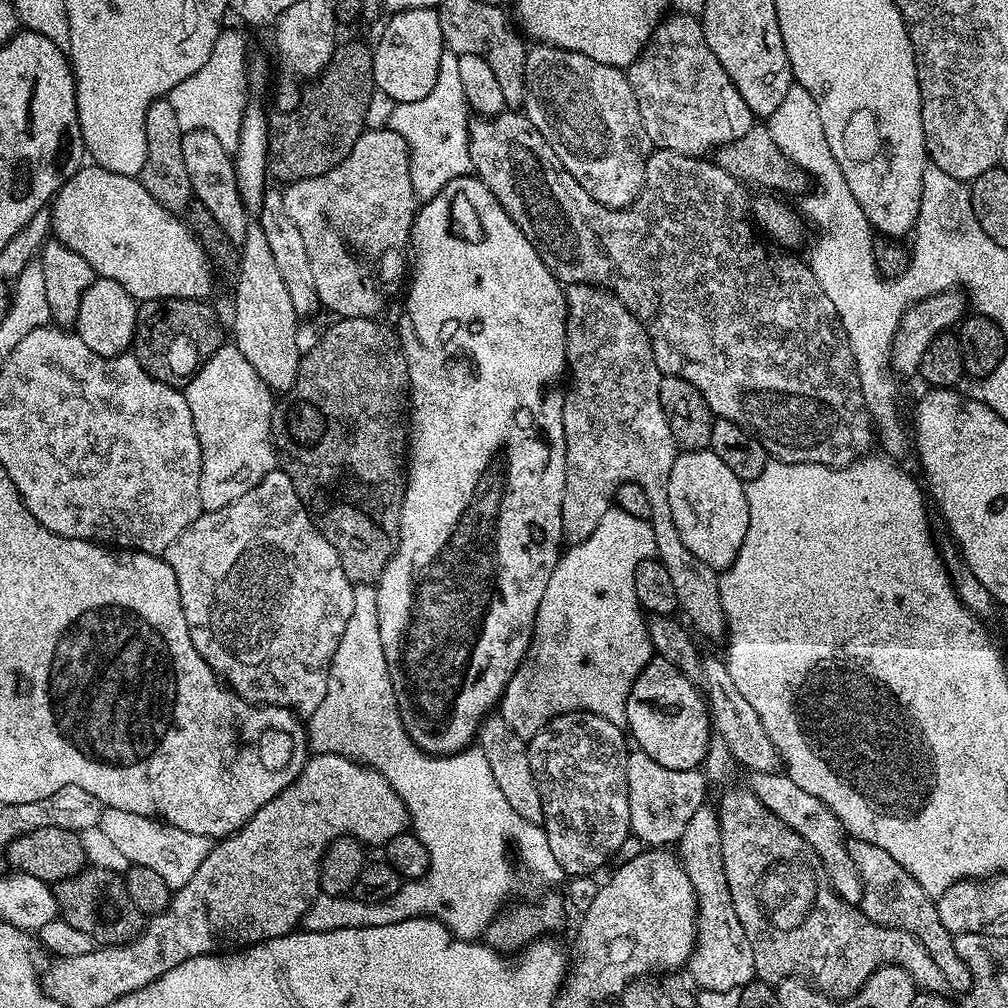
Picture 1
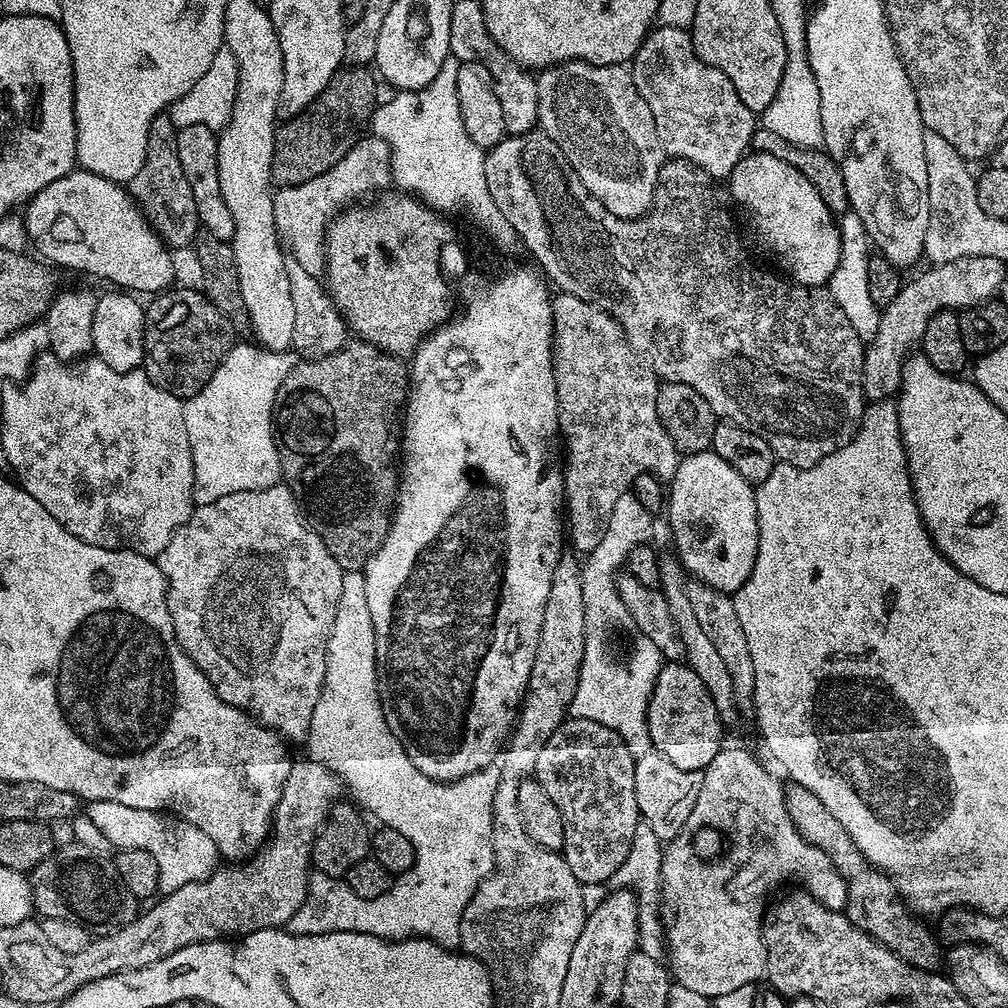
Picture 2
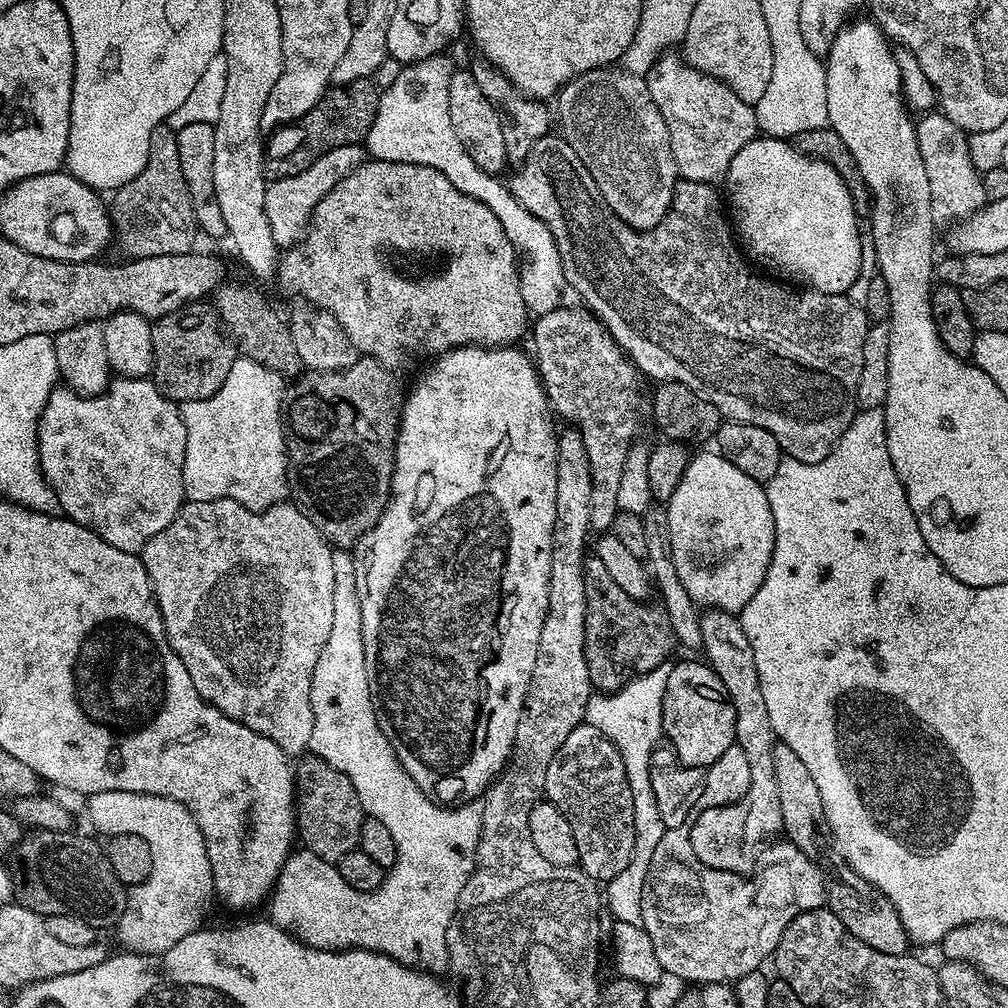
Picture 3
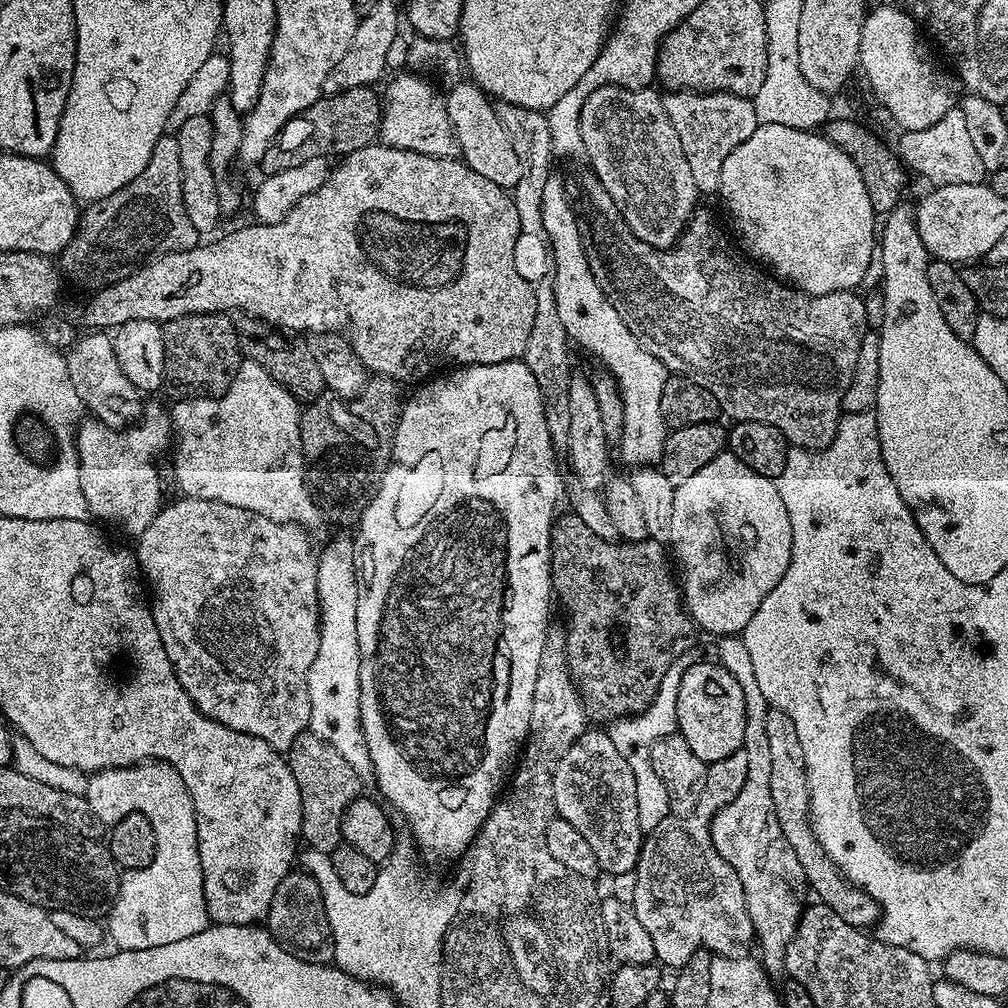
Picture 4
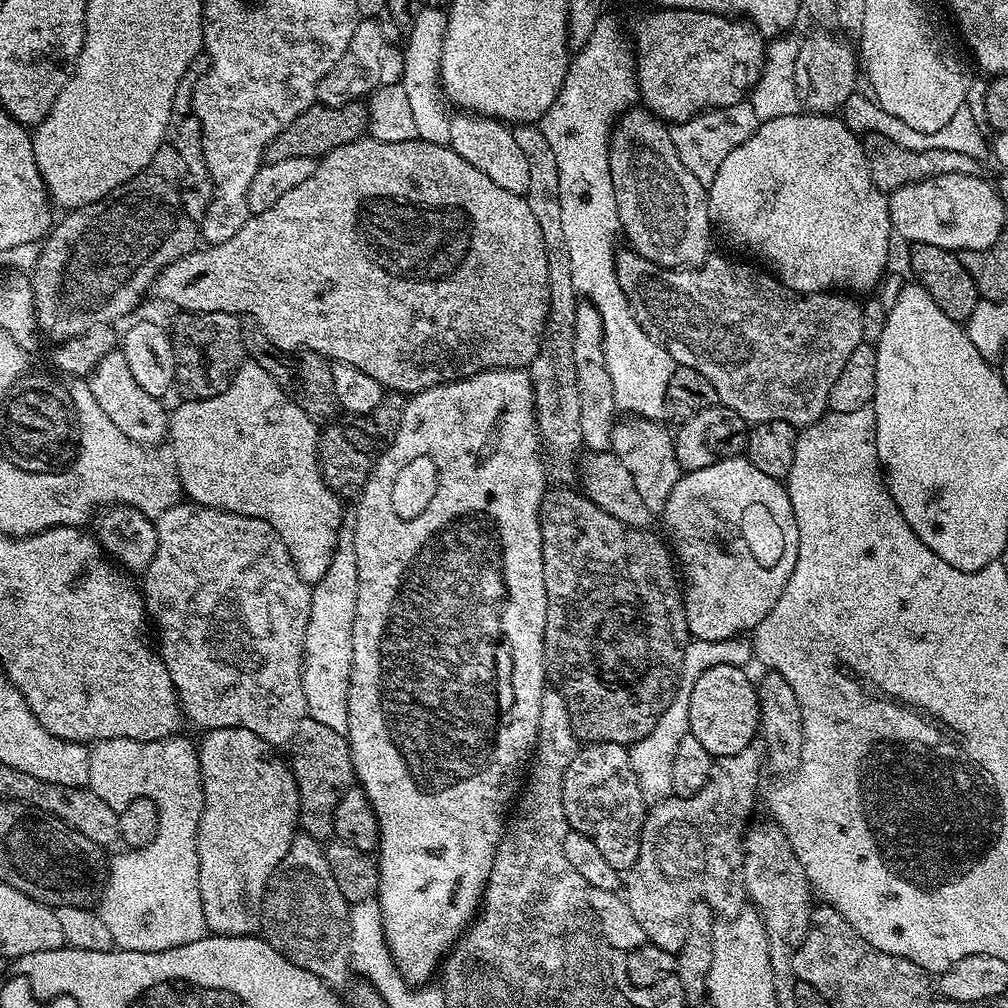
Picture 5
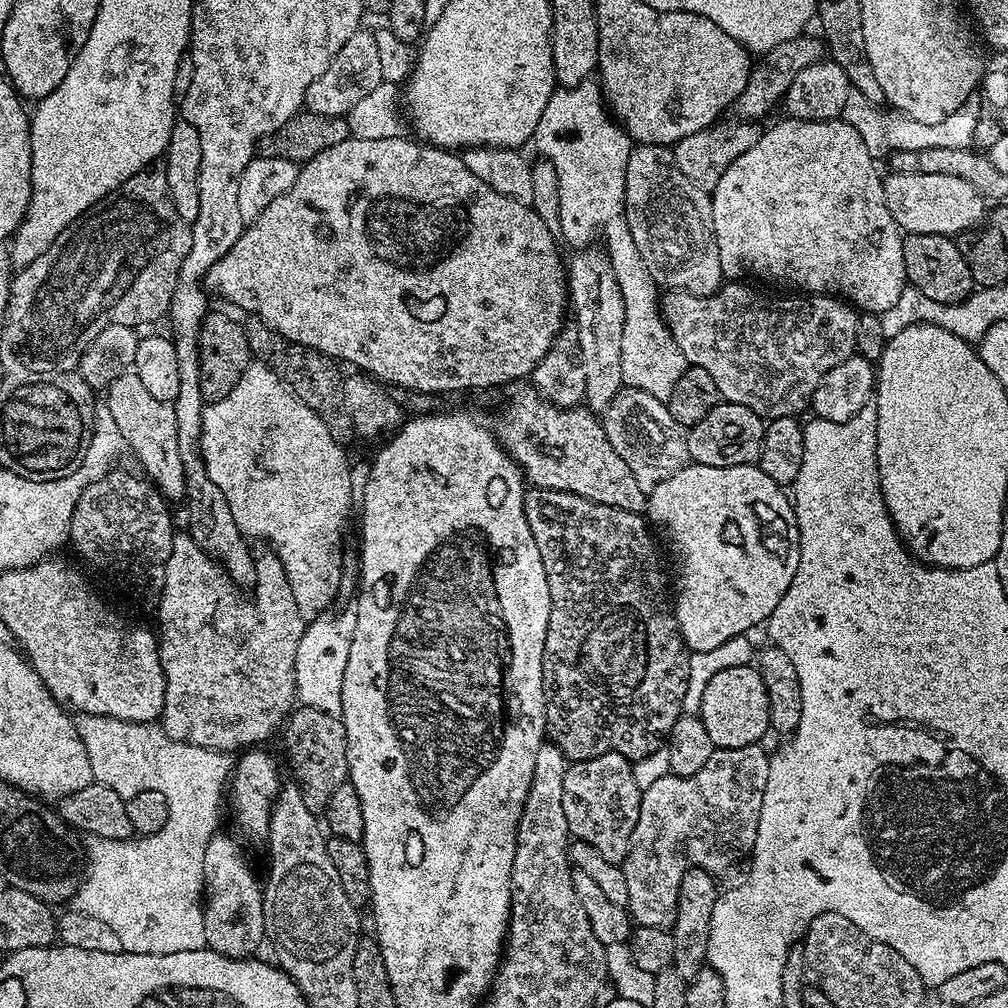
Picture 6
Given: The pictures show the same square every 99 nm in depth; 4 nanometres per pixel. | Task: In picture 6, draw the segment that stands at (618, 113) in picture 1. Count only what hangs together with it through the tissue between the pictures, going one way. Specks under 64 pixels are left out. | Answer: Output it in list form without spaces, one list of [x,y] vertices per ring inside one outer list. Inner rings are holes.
[[[636,144],[626,162],[624,217],[634,237],[634,246],[642,254],[642,262],[657,286],[673,292],[689,292],[709,296],[720,289],[726,277],[718,258],[718,242],[714,234],[714,214],[709,189],[699,188],[672,161],[672,153],[663,144]]]

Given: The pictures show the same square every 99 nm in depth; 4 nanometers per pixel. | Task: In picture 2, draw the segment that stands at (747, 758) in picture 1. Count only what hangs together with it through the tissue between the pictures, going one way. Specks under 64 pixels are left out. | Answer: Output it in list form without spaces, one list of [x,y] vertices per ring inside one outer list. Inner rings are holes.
[[[661,551],[659,553],[659,589],[660,593],[666,598],[666,606],[670,606],[670,615],[673,616],[674,626],[678,629],[678,638],[682,638],[685,663],[698,674],[698,678],[701,678],[706,690],[710,691],[710,696],[714,700],[715,709],[718,710],[720,720],[726,726],[732,726],[732,723],[738,718],[738,713],[740,713],[733,692],[732,679],[725,663],[723,663],[723,659],[719,657],[719,653],[713,647],[710,638],[702,631],[702,626],[698,622],[694,609],[692,609],[690,598],[686,598],[686,586],[684,585],[686,573],[681,567],[679,559],[671,551],[668,552]]]

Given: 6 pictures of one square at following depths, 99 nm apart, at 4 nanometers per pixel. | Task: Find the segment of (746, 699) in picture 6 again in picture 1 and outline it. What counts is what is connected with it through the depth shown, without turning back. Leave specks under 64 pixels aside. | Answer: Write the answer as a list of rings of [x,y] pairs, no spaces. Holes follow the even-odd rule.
[[[659,658],[649,661],[638,674],[633,689],[628,695],[626,718],[628,719],[627,731],[630,736],[632,731],[632,736],[636,739],[635,747],[650,758],[654,758],[658,766],[666,766],[669,770],[699,769],[708,753],[708,743],[714,739],[712,718],[709,716],[704,692],[693,681],[685,678],[677,668],[670,666],[670,662]]]

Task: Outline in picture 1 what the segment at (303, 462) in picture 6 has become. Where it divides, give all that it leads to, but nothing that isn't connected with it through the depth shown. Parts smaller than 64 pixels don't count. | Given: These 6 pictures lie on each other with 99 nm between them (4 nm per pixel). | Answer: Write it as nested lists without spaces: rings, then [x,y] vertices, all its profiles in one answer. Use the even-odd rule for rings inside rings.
[[[232,342],[220,345],[192,375],[183,393],[202,446],[200,506],[203,511],[217,512],[230,502],[238,502],[242,494],[254,490],[277,467],[272,443],[274,393]]]

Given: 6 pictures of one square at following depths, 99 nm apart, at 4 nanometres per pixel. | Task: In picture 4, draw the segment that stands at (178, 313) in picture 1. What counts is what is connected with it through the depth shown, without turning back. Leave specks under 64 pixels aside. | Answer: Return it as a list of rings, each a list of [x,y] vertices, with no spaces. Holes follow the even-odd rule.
[[[222,312],[190,314],[163,325],[164,382],[172,398],[198,400],[222,395],[242,363],[236,325],[231,315]]]

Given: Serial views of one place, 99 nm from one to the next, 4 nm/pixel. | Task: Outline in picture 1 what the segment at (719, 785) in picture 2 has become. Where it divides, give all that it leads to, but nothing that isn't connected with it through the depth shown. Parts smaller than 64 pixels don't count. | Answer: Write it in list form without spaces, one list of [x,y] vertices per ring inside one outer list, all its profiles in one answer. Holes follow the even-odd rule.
[[[777,771],[760,773],[751,777],[750,787],[752,793],[762,801],[771,812],[782,822],[786,822],[800,837],[810,840],[815,852],[822,858],[824,868],[832,877],[832,888],[847,904],[859,905],[864,893],[862,878],[858,878],[858,870],[850,858],[848,840],[840,819],[834,815],[822,801],[814,798],[814,794],[806,794],[802,786],[793,782],[787,774]],[[702,807],[694,818],[690,818],[678,841],[678,855],[696,895],[696,945],[686,965],[687,975],[697,989],[726,991],[743,988],[756,974],[754,954],[732,905],[732,895],[722,866],[720,821],[715,807]]]

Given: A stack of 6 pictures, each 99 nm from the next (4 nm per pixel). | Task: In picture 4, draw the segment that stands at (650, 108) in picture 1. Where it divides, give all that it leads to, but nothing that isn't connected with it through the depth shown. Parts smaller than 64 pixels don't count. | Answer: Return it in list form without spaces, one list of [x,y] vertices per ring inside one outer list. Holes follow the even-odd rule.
[[[672,90],[664,96],[664,105],[670,122],[674,122],[678,142],[682,142],[682,154],[686,154],[686,162],[690,162],[697,193],[719,193],[722,162],[756,129],[758,121],[751,99],[729,92]]]

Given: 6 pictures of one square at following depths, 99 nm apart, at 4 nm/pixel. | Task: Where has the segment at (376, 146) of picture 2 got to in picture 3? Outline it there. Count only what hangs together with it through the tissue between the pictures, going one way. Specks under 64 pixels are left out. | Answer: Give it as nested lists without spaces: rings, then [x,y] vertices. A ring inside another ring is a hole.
[[[351,144],[350,146],[338,146],[338,150],[330,150],[318,158],[302,174],[294,174],[294,178],[282,178],[271,181],[266,187],[266,218],[270,221],[270,234],[274,234],[274,242],[277,249],[287,250],[303,237],[304,231],[308,228],[310,218],[314,214],[314,206],[342,182],[356,167],[363,164],[366,159],[366,152],[361,145]]]

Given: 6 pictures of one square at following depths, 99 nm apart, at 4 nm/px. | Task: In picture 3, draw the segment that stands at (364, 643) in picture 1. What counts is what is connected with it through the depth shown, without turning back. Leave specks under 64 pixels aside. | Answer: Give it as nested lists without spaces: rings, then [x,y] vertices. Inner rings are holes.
[[[348,550],[333,551],[332,558],[334,623],[322,654],[318,654],[314,682],[310,682],[314,730],[308,748],[311,755],[330,762],[334,770],[350,778],[365,817],[382,822],[394,834],[398,854],[378,890],[356,892],[346,886],[339,870],[324,872],[326,862],[322,858],[307,850],[293,851],[270,893],[267,915],[273,924],[312,948],[365,948],[425,972],[440,974],[448,968],[446,930],[450,930],[458,898],[476,868],[484,805],[437,804],[398,762],[386,734],[382,734],[382,726],[378,726],[370,694],[354,558]]]

